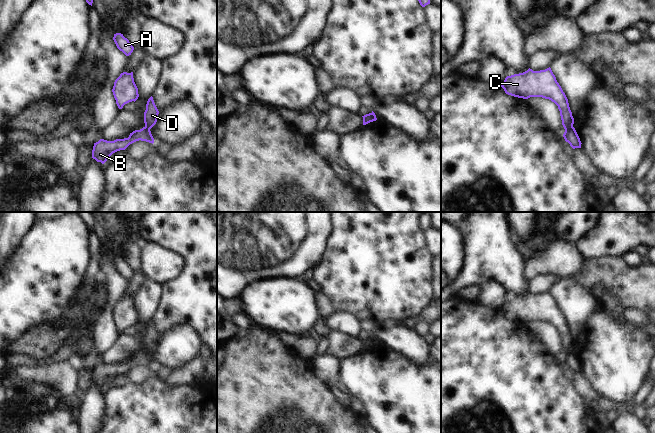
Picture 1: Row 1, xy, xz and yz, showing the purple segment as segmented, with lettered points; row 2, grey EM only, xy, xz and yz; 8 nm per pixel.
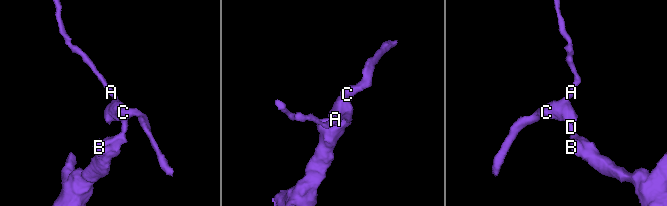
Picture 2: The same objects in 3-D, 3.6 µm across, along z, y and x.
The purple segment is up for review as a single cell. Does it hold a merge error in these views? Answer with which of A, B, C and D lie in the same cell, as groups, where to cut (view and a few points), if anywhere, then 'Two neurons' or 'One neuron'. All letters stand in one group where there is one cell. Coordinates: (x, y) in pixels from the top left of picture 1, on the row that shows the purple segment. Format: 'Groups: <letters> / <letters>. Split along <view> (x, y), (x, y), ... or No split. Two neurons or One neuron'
Groups: A C D / B. Split along yz (572, 125), (565, 129). Two neurons

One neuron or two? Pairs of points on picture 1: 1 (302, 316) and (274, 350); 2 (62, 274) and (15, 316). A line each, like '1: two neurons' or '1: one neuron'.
1: two neurons
2: one neuron

